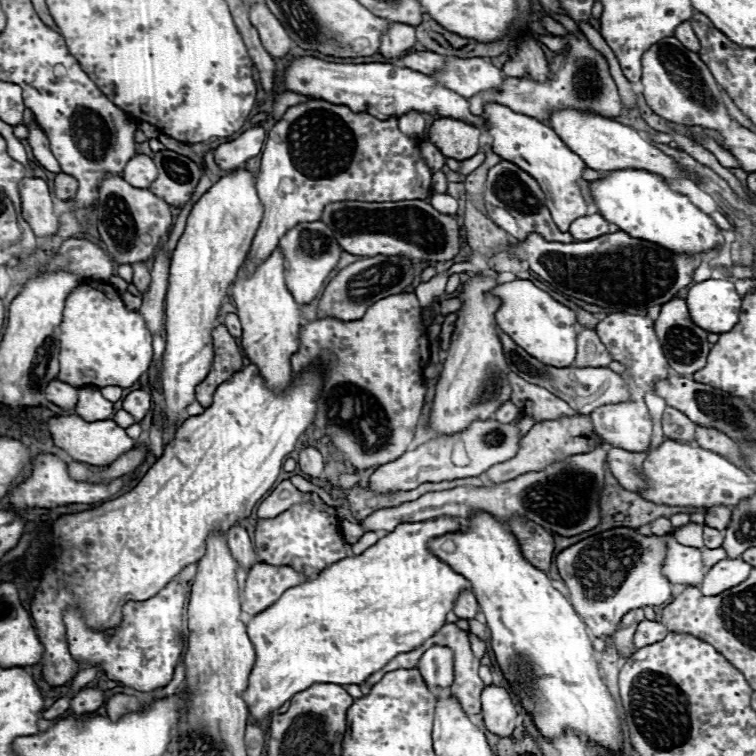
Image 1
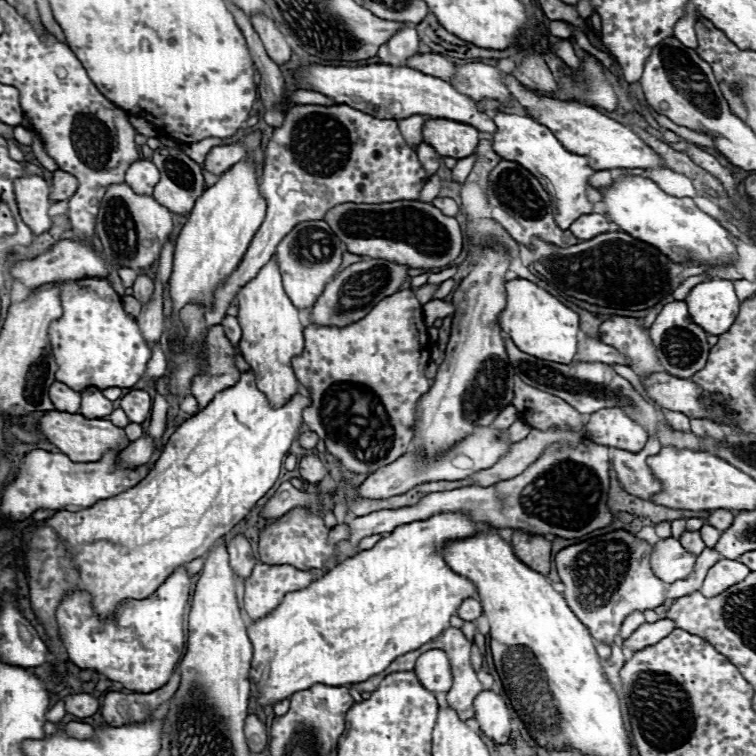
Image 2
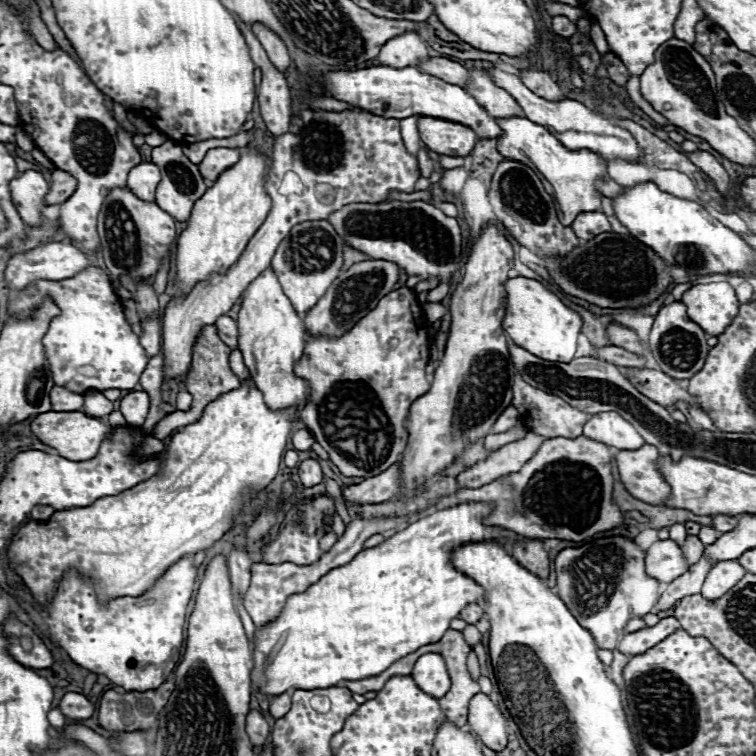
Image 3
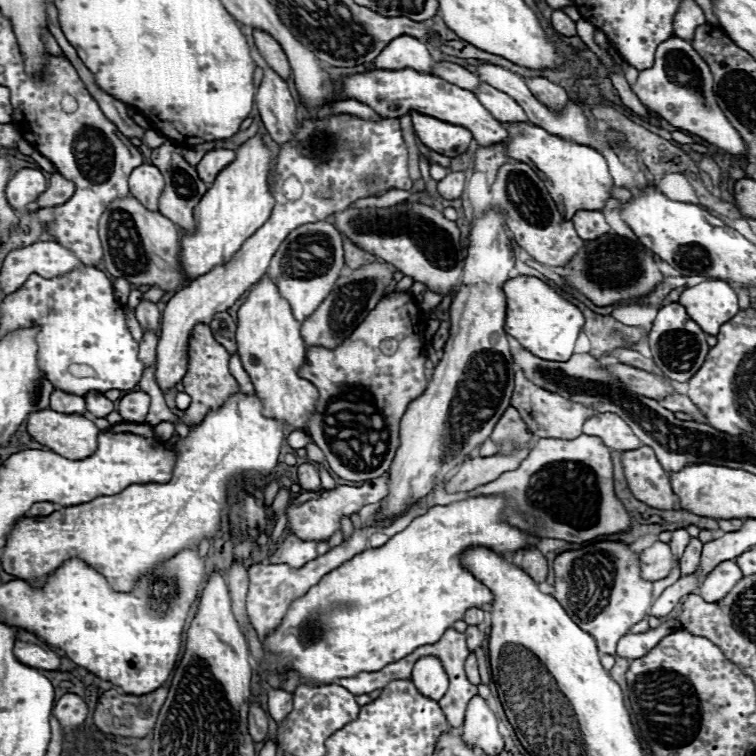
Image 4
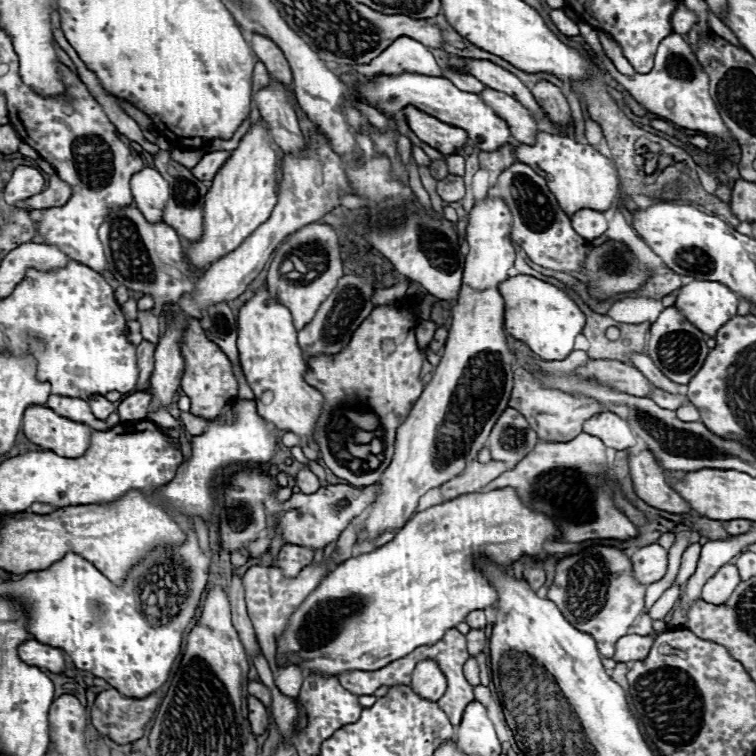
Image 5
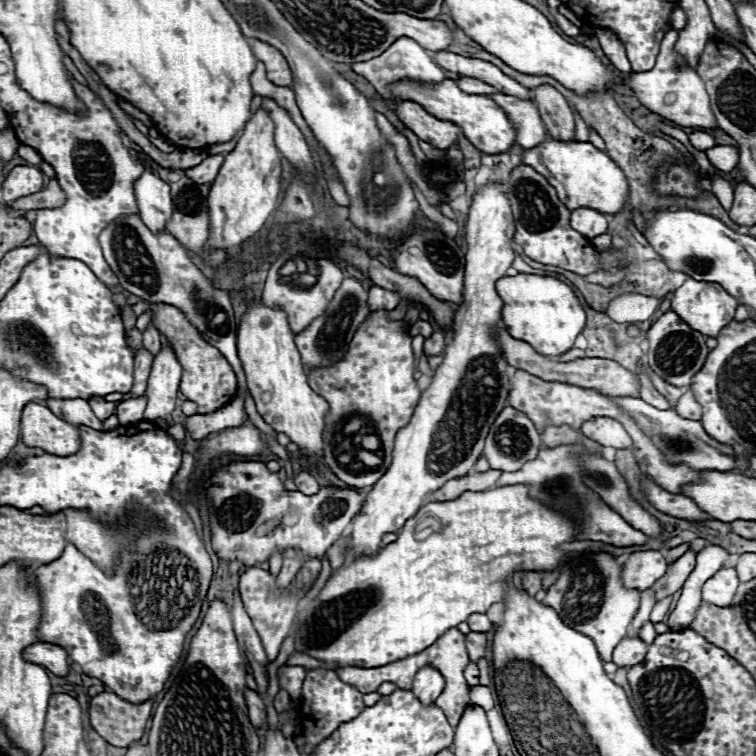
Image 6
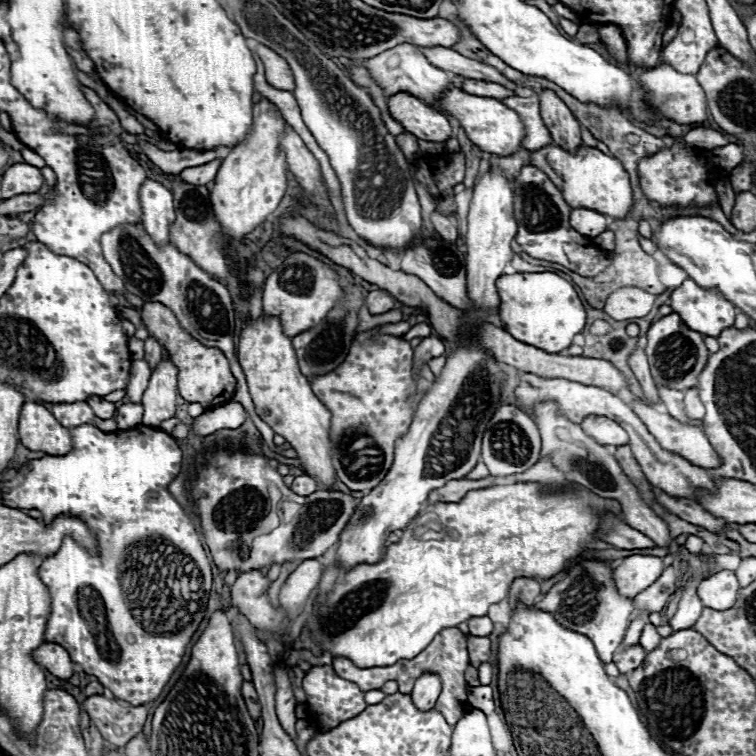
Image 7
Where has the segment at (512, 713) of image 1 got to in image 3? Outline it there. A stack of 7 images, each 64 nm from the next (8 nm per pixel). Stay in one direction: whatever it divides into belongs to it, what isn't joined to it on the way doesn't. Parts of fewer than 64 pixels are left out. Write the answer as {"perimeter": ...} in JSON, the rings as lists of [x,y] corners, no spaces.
{"perimeter":[[[480,692],[470,700],[468,722],[472,724],[472,730],[482,740],[482,744],[494,752],[502,750],[508,744],[506,718],[500,712],[500,706],[490,700],[490,696]]]}

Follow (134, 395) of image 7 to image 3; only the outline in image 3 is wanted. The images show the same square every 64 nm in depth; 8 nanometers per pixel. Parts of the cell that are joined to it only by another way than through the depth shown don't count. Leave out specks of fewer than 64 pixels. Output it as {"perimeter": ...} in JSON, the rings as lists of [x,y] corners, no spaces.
{"perimeter":[[[150,316],[150,320],[142,320],[140,344],[144,346],[148,358],[152,358],[152,356],[156,356],[160,352],[160,340],[162,340],[160,316]]]}

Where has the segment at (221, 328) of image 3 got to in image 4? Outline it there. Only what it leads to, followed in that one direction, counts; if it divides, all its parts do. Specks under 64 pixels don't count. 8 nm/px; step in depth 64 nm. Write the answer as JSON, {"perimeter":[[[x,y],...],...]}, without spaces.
{"perimeter":[[[220,312],[214,316],[214,320],[208,324],[214,332],[214,338],[230,352],[236,354],[236,322],[228,312]]]}

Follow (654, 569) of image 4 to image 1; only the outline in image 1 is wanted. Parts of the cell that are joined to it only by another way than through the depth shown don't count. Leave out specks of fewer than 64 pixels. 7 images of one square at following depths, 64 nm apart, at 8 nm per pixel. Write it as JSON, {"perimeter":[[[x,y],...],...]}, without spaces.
{"perimeter":[[[668,538],[668,554],[666,554],[666,562],[664,562],[664,574],[672,584],[698,586],[706,574],[702,550],[692,548],[692,546],[682,546],[674,538]]]}

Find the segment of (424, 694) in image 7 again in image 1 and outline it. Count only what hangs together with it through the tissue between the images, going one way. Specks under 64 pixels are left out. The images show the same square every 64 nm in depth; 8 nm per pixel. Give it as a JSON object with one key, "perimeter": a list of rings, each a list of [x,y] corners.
{"perimeter":[[[432,646],[428,648],[420,662],[418,670],[428,686],[448,688],[454,682],[454,654],[446,646]]]}

